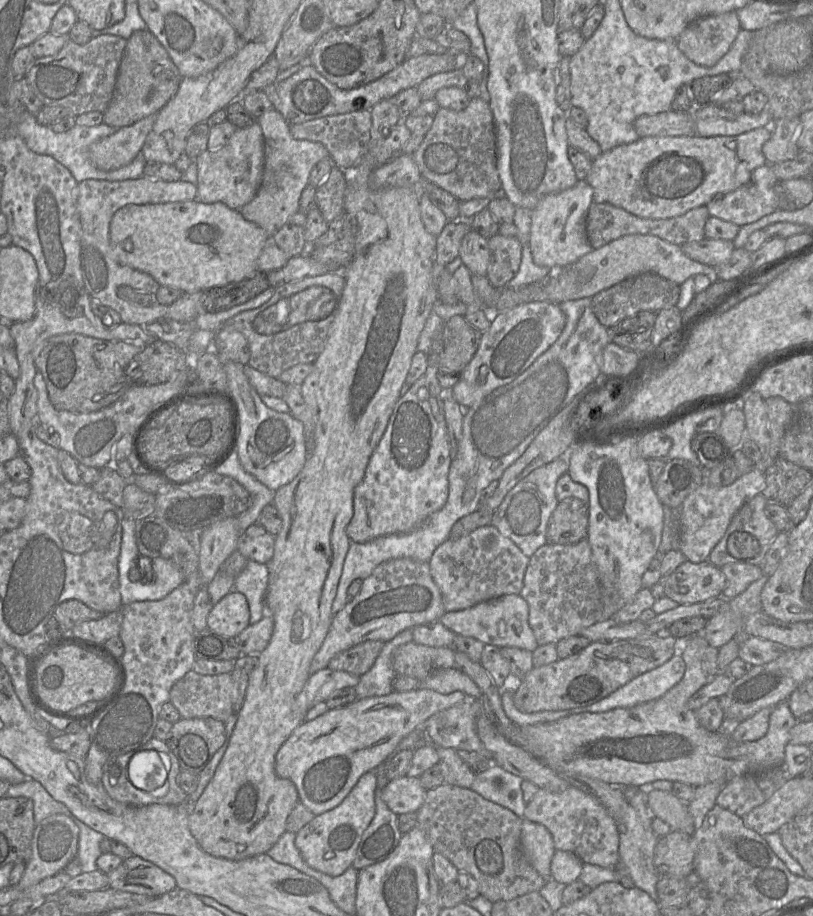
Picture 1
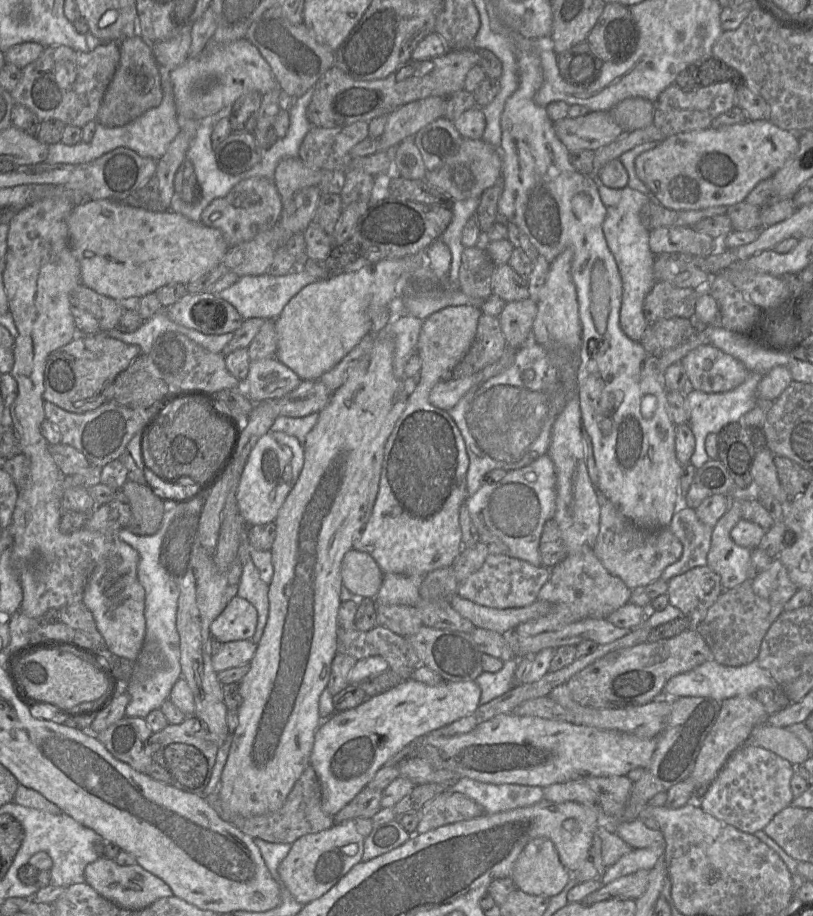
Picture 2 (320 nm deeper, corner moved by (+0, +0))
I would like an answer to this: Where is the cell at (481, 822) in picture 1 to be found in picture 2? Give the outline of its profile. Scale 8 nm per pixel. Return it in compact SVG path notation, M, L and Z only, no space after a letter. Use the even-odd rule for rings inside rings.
M449 790L426 802L421 811L422 818L417 826L416 834L485 814L484 809L471 798Z

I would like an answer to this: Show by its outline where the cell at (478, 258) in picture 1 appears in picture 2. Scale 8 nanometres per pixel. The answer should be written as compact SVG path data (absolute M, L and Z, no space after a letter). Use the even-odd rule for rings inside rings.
M508 264L496 266L491 287L492 293L506 303L530 298L528 281L521 278Z

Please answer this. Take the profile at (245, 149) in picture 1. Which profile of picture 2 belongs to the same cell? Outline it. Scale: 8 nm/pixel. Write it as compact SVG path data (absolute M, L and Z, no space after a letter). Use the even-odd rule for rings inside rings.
M253 177L237 183L225 197L213 200L203 210L200 222L219 230L231 248L273 228L280 219L281 211L282 201L274 179Z

